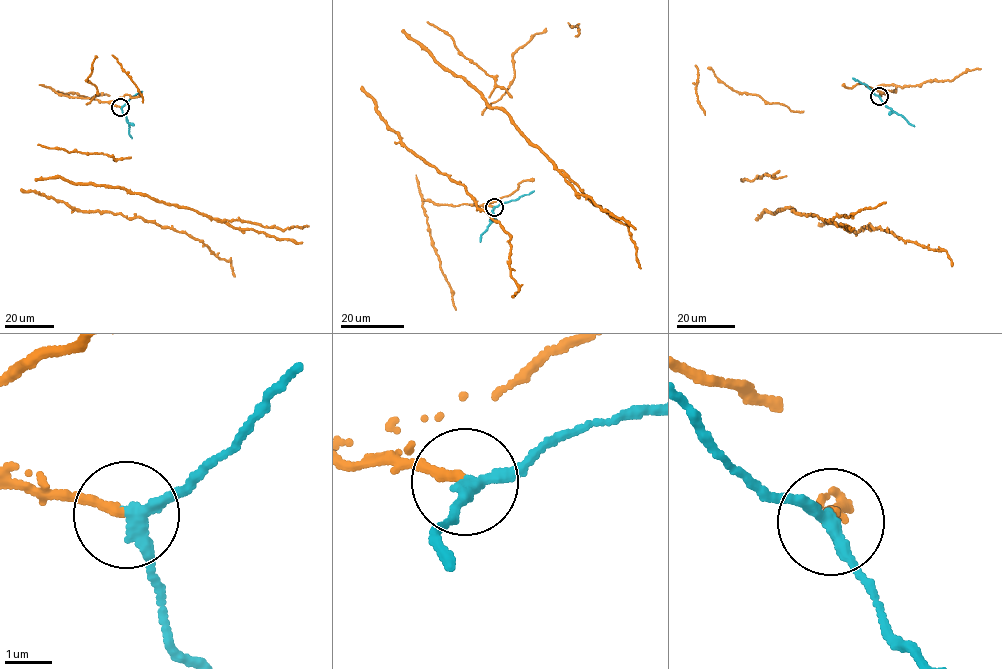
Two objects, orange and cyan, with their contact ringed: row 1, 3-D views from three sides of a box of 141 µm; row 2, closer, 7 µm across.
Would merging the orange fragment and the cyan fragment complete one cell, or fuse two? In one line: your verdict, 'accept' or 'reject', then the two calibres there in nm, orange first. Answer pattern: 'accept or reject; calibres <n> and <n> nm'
reject; calibres 190 and 240 nm

